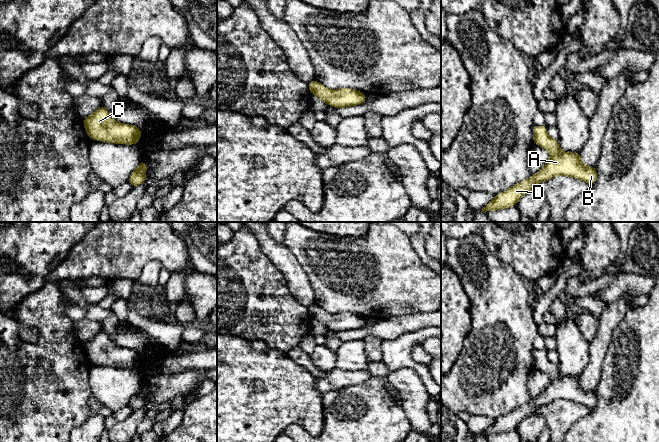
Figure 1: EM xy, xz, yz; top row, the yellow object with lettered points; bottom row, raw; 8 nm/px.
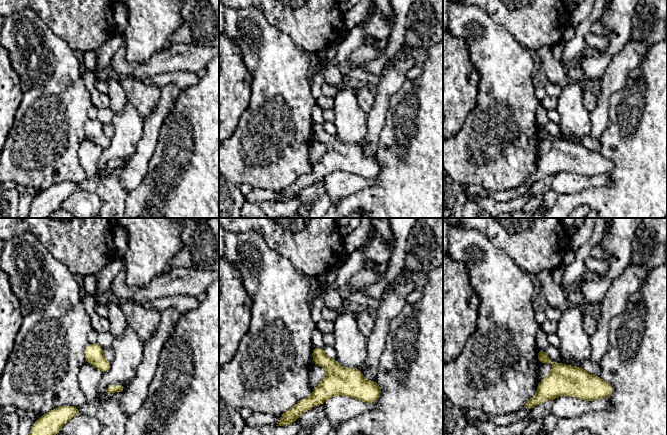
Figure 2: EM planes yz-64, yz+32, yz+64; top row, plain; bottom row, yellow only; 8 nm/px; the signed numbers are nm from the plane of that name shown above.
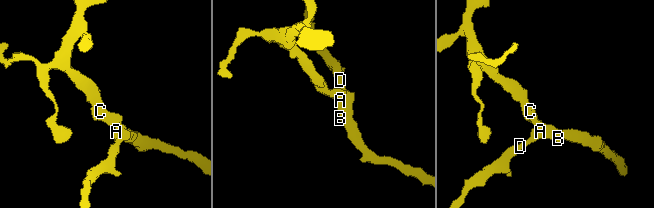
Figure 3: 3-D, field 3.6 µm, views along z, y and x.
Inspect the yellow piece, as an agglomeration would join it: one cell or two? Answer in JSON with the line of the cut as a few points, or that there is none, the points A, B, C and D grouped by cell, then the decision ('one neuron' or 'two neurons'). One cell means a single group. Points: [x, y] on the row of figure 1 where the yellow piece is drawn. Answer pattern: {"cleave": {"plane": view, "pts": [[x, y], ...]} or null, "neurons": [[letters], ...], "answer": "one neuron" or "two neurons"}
{"cleave": null, "neurons": [["A", "B", "C", "D"]], "answer": "one neuron"}

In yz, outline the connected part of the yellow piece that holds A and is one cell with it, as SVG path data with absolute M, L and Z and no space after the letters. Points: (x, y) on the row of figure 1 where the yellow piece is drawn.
M546 125L533 126L533 140L534 144L550 152L549 161L538 173L519 182L507 191L495 195L494 199L481 209L483 213L514 206L524 194L534 189L538 183L545 182L558 175L573 177L589 184L596 183L596 166L583 166L581 164L581 153L562 153L558 141L549 137Z

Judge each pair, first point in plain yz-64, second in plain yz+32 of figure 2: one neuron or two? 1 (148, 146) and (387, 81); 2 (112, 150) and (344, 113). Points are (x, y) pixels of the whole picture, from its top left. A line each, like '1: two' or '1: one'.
1: one
2: one

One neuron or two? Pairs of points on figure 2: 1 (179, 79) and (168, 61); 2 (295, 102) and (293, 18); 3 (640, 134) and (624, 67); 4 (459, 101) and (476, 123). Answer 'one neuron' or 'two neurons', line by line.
1: two neurons
2: two neurons
3: two neurons
4: two neurons

